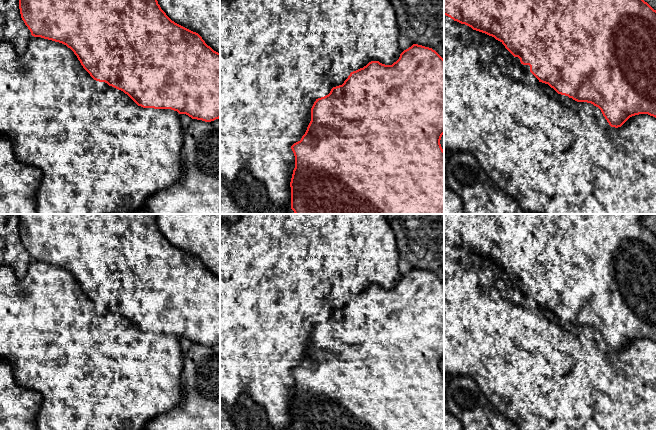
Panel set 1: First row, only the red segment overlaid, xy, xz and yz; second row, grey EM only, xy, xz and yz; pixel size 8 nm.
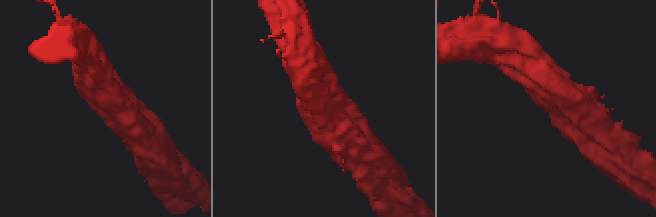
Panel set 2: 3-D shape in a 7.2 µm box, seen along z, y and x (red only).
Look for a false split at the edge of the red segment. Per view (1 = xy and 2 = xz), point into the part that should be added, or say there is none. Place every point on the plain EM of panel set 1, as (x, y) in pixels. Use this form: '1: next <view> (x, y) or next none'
1: next none
2: next none

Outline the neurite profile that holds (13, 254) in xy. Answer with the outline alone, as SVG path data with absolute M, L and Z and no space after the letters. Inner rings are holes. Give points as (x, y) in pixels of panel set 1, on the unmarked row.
M0 214L0 267L11 267L22 279L32 259L21 242L19 222L19 214Z

